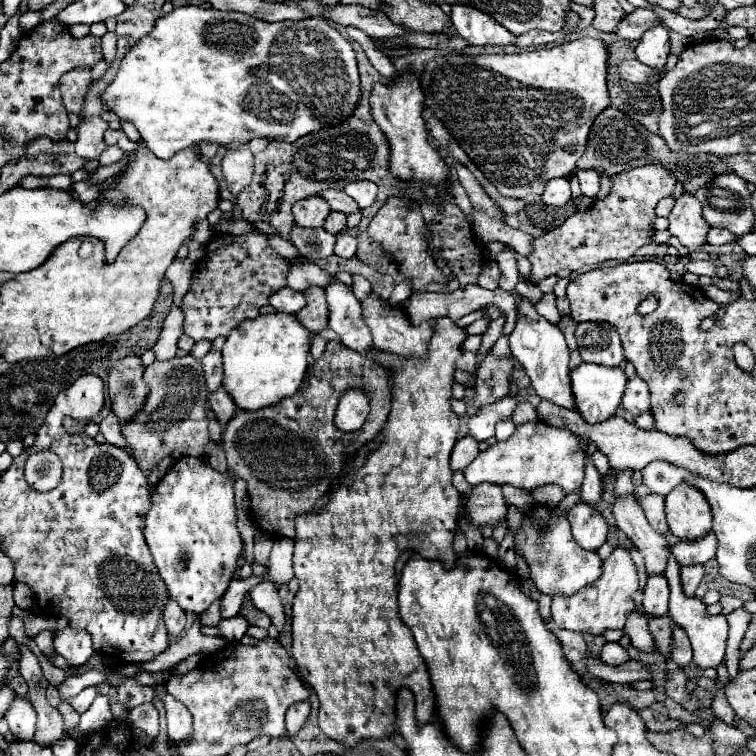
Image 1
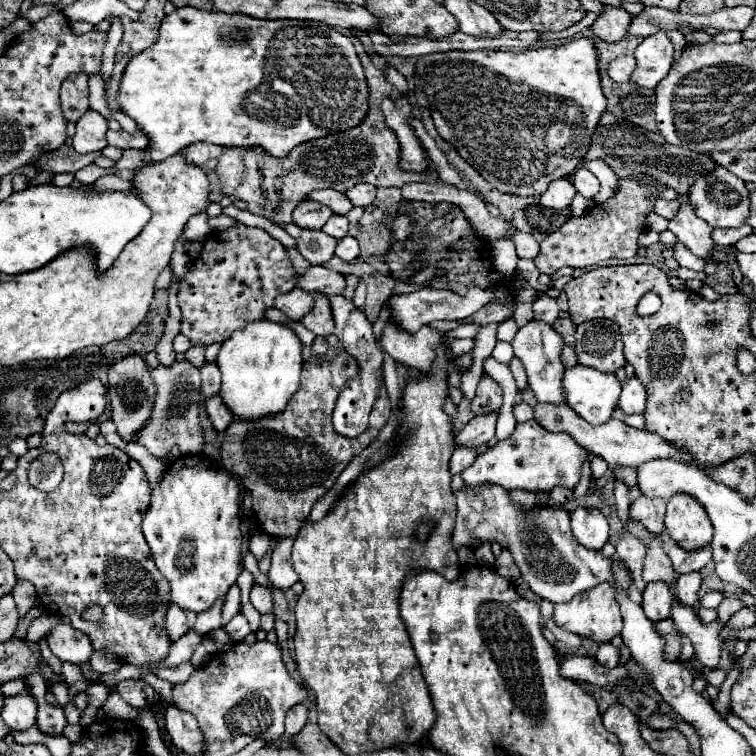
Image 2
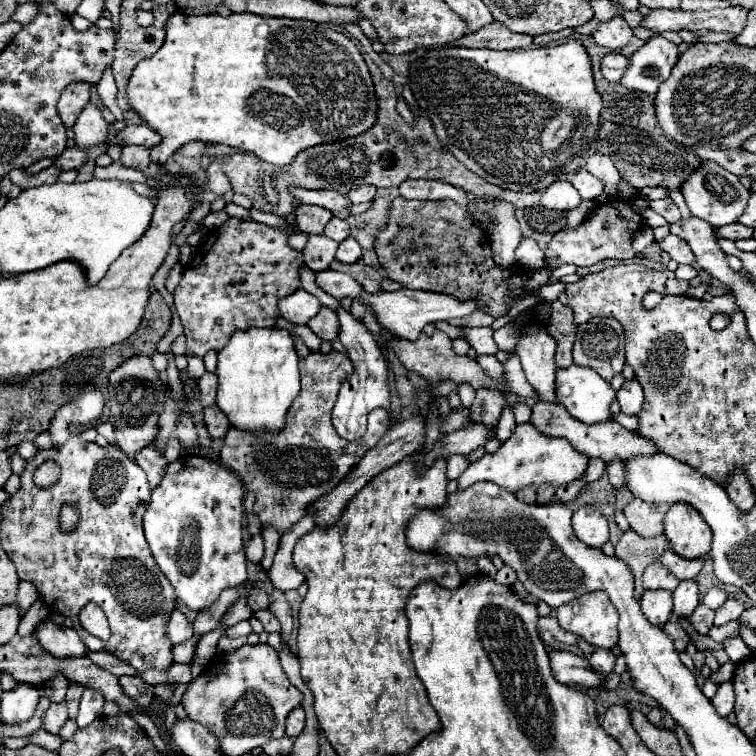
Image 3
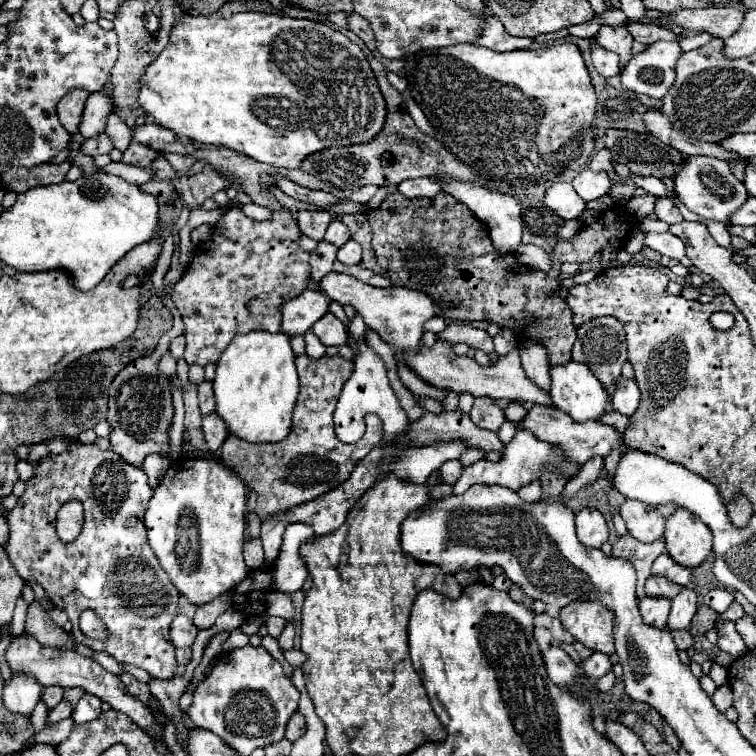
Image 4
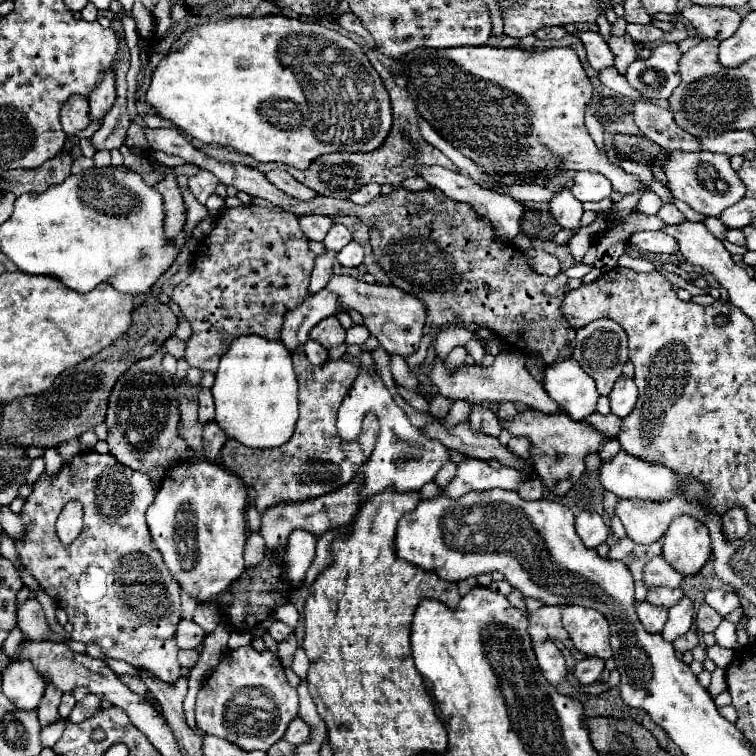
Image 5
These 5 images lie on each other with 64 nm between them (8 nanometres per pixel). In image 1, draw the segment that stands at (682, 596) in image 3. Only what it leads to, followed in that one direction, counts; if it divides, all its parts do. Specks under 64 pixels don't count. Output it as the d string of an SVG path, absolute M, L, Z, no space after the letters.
M696 564L696 566L688 566L680 572L680 580L682 580L682 588L684 588L684 594L686 596L694 596L700 580L704 576L704 566Z

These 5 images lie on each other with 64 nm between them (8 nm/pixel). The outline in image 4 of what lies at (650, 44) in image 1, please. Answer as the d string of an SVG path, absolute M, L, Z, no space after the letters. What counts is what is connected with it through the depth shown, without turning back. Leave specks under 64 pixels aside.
M656 42L636 54L622 70L622 86L652 98L662 98L676 80L676 60L682 56L678 42Z

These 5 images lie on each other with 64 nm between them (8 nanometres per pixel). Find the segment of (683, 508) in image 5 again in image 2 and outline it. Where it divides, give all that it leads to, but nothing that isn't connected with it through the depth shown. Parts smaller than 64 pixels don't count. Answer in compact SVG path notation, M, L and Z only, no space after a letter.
M640 496L640 498L632 500L628 516L630 516L630 520L638 520L640 524L644 524L644 528L648 528L648 532L662 534L664 532L664 510L666 510L664 500Z

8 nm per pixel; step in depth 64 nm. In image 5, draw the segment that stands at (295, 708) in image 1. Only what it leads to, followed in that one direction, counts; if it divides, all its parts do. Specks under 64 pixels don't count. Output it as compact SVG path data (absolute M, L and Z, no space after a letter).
M294 718L294 720L290 722L290 726L288 726L286 734L284 734L284 740L286 740L286 742L290 742L290 744L294 744L294 746L298 746L298 744L306 742L308 734L310 734L308 724L306 724L302 718Z

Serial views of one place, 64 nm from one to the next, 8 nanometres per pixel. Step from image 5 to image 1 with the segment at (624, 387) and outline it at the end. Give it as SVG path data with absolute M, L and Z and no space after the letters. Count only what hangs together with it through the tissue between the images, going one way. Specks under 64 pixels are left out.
M630 378L622 396L622 406L632 416L650 410L650 390L642 378Z

